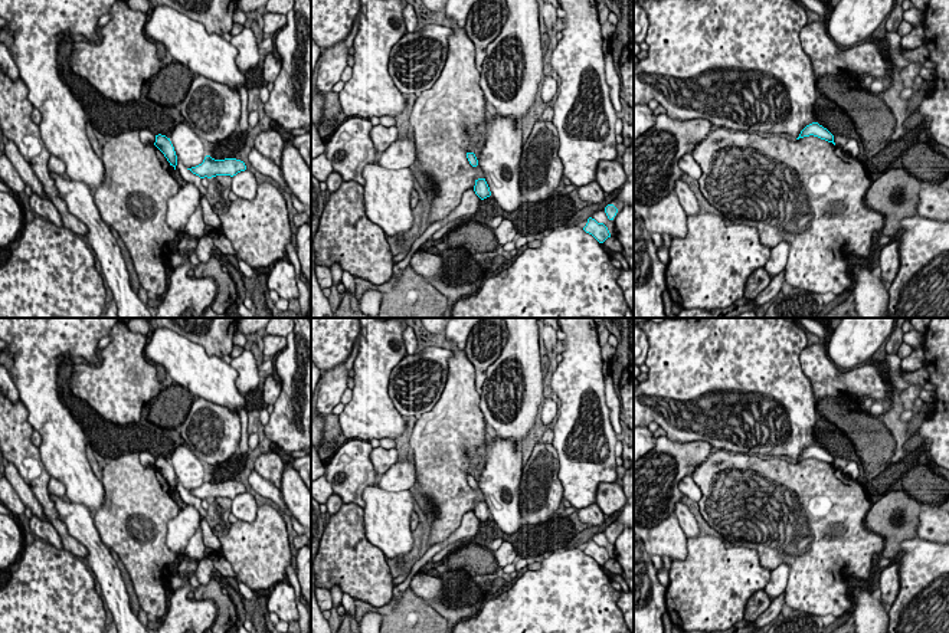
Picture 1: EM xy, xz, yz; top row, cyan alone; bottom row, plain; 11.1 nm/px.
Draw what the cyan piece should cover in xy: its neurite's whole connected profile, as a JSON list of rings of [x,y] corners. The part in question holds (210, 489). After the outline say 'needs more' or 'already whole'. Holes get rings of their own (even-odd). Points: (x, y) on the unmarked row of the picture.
[[[206,478],[203,485],[187,491],[193,496],[199,498],[200,501],[212,501],[216,498],[236,498],[240,493],[246,492],[246,488],[243,483],[236,482],[236,481],[225,481],[225,482],[215,482],[210,478]]]; already whole

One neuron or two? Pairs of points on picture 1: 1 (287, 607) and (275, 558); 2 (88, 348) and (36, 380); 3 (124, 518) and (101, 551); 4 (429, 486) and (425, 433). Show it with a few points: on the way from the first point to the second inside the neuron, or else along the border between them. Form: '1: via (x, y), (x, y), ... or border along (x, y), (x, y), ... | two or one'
1: border along (284, 579), (270, 589) | two
2: via (74, 347), (61, 347), (42, 366) | one
3: border along (92, 514), (95, 530), (110, 550) | two
4: via (429, 474), (429, 446) | one

